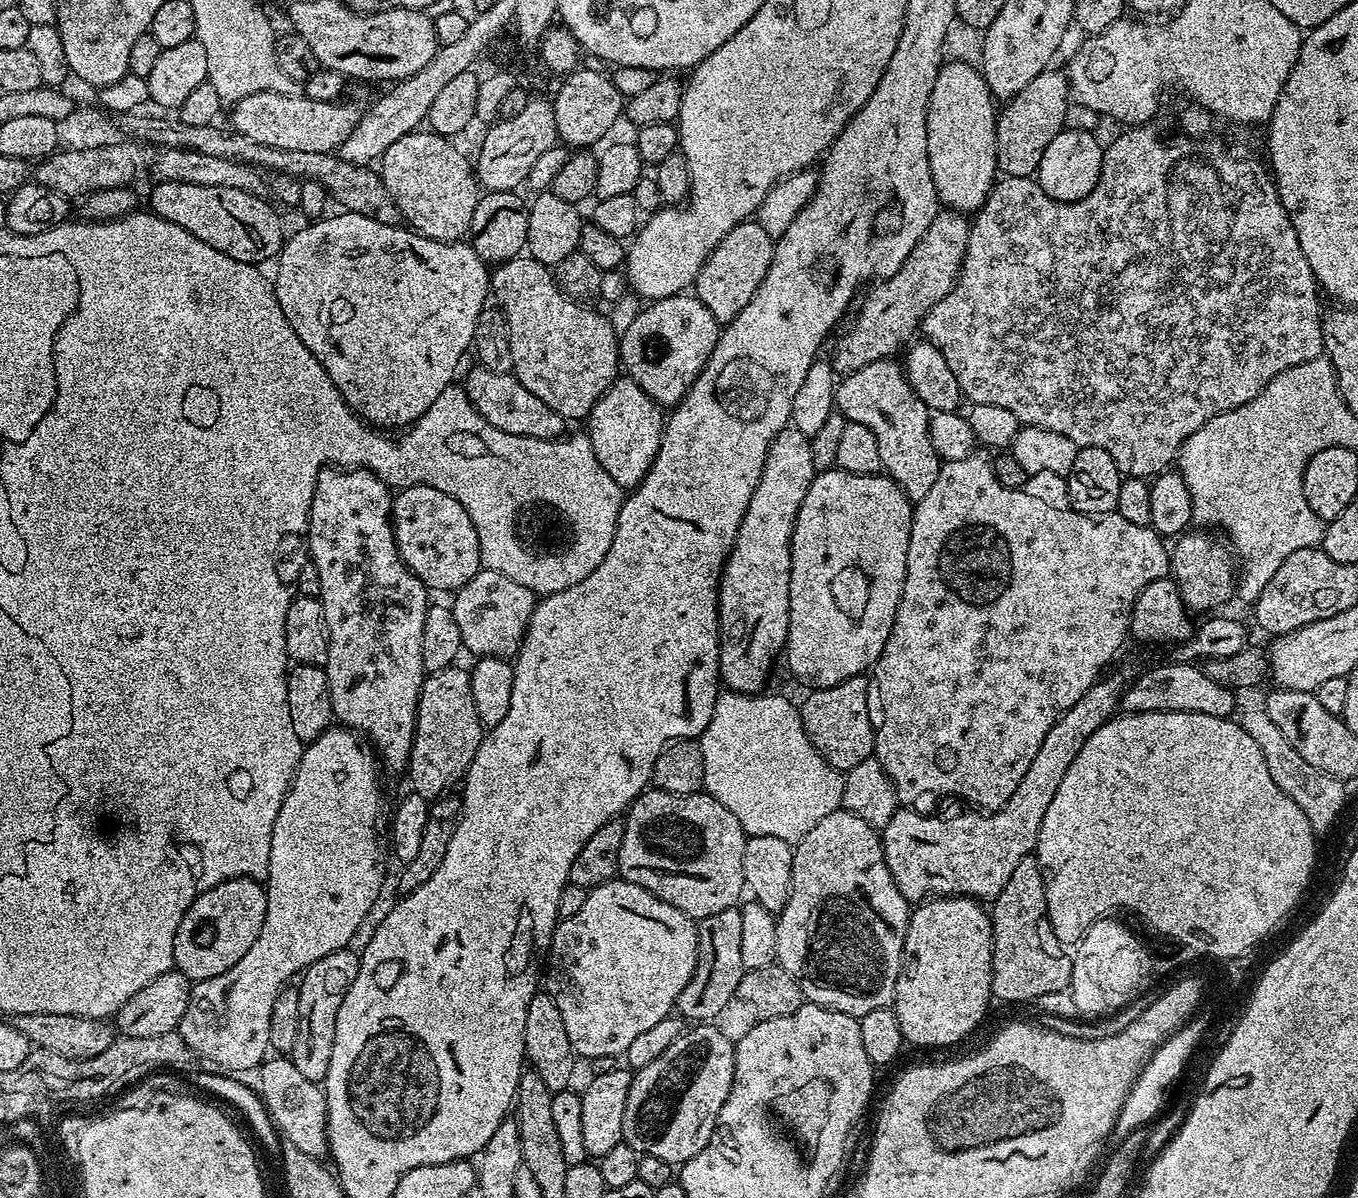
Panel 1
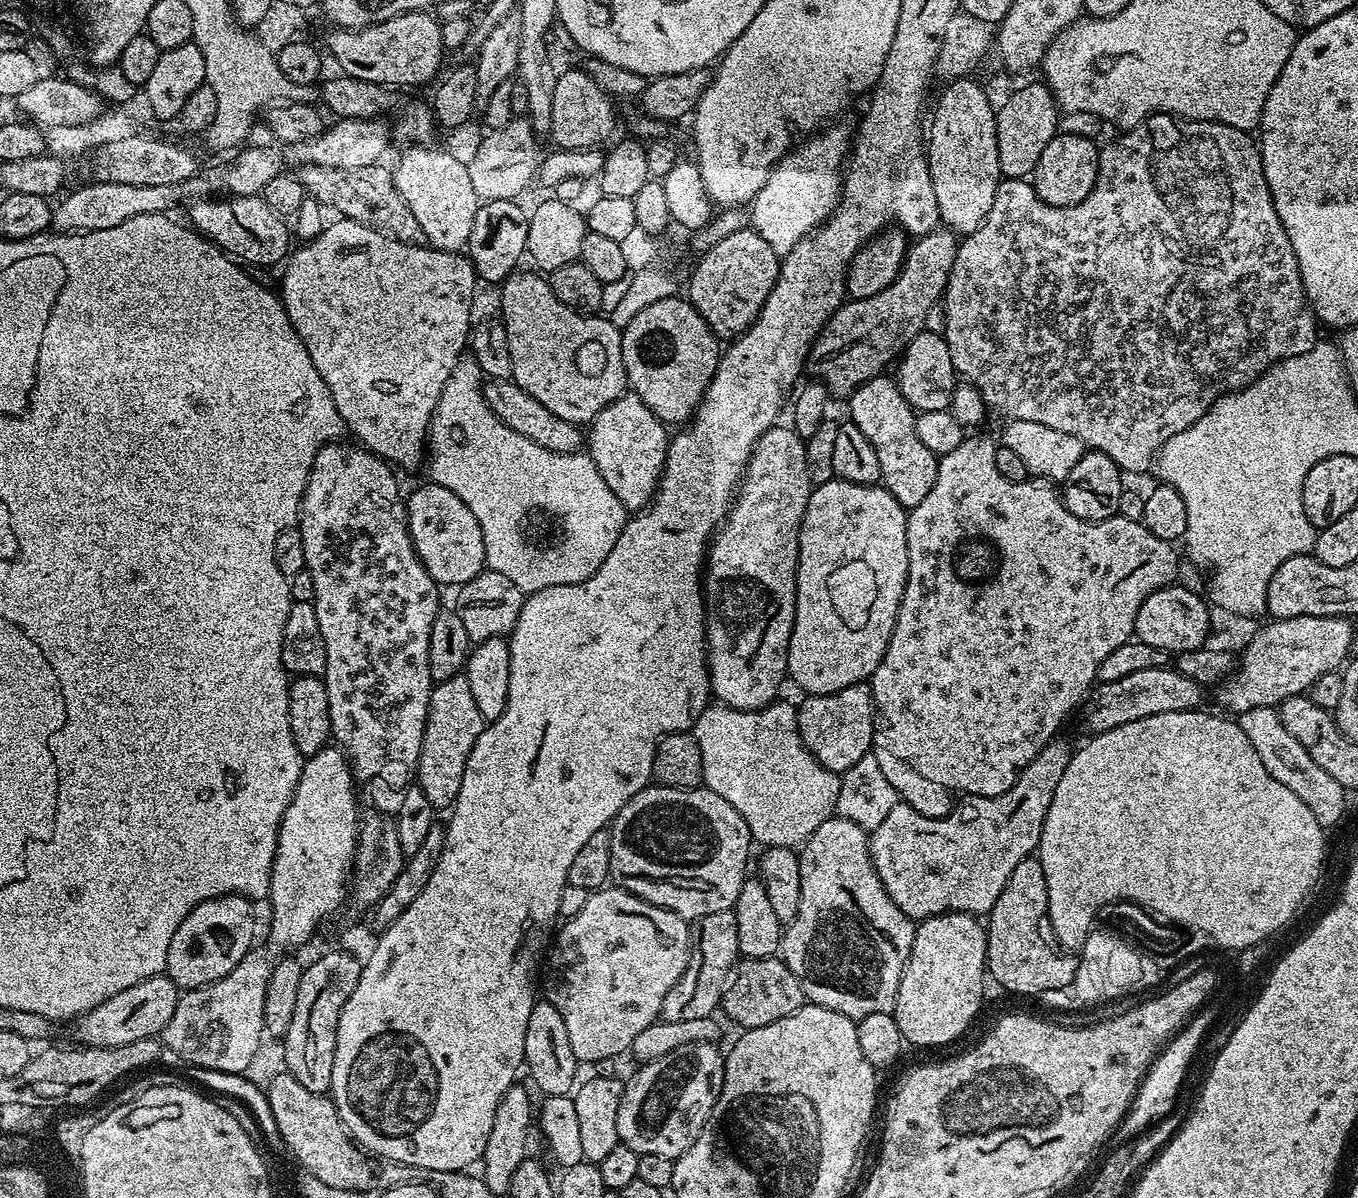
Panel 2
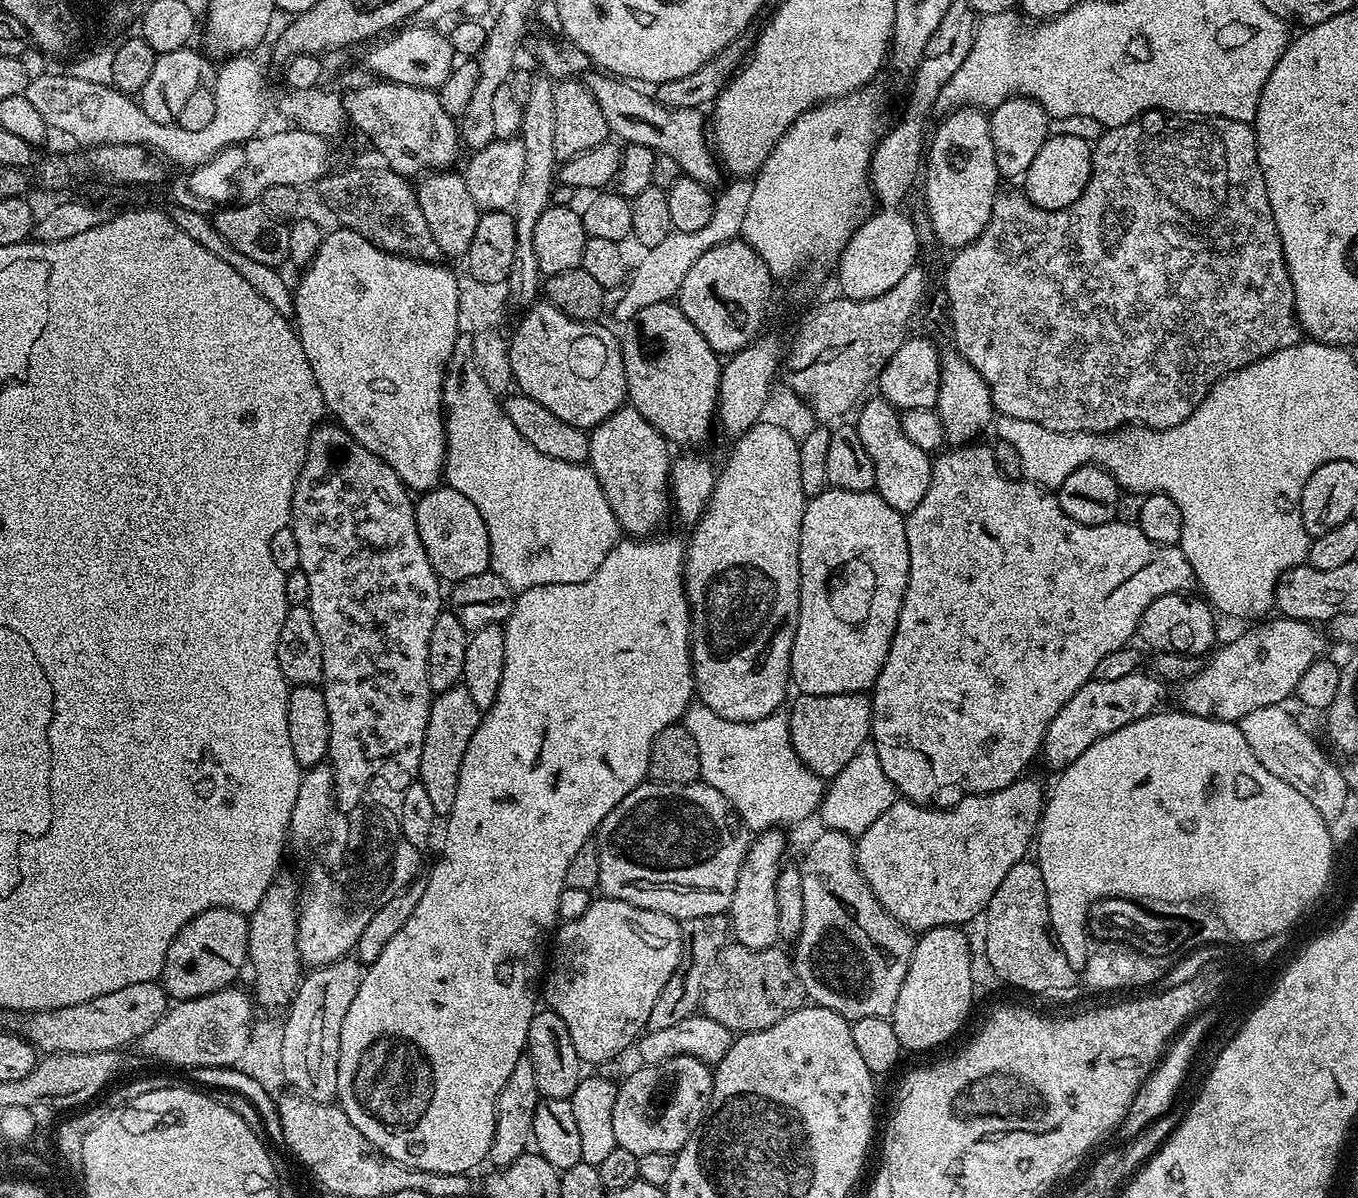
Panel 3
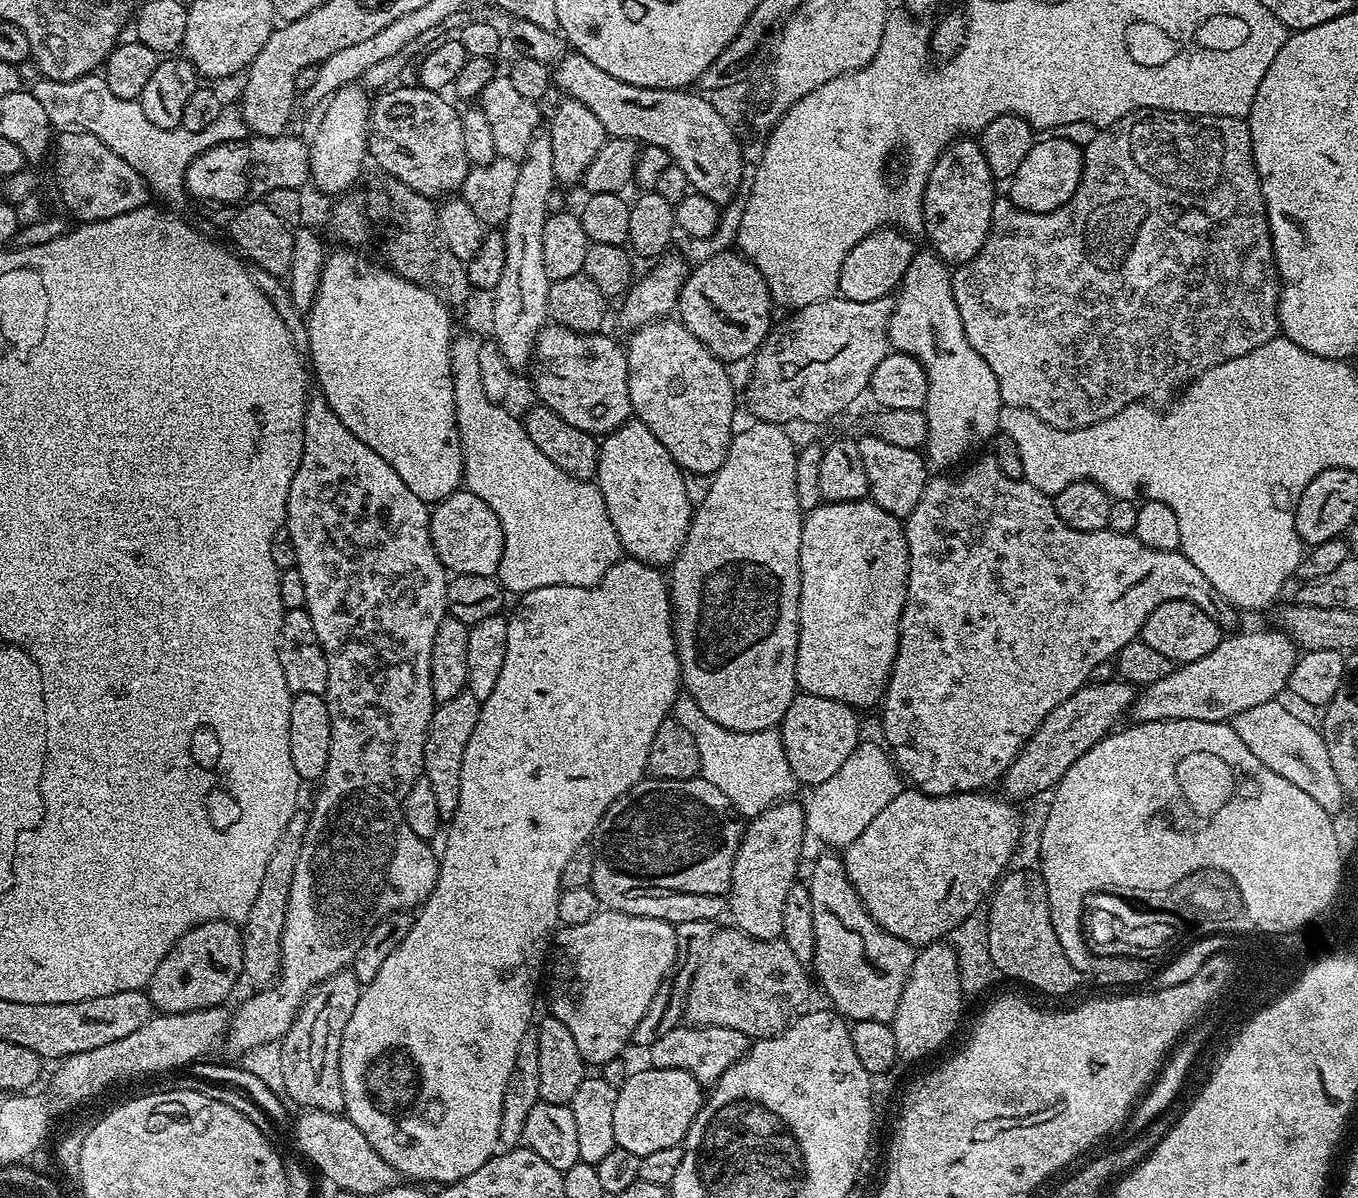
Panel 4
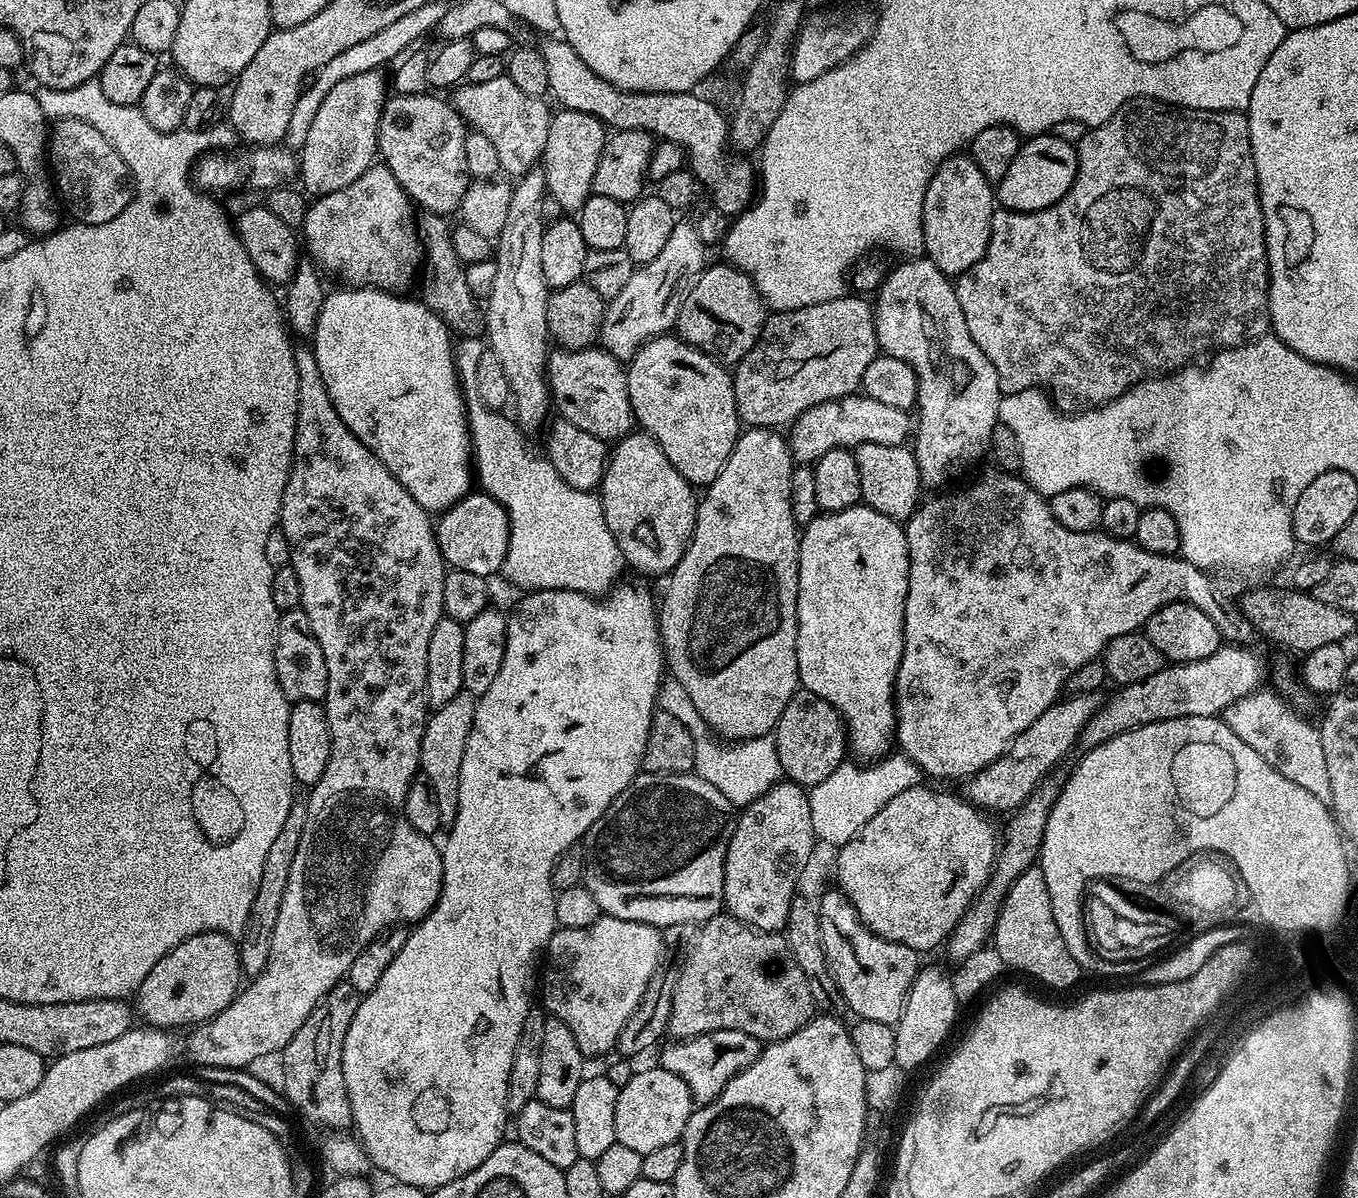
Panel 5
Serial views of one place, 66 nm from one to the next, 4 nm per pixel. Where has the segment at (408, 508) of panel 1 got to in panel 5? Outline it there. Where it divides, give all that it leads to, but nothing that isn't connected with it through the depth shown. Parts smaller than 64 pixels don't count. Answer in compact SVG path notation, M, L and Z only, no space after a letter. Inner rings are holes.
M483 490L469 491L454 507L439 513L435 521L436 541L445 565L449 569L466 570L485 578L499 573L504 567L510 542L510 526L506 510Z

